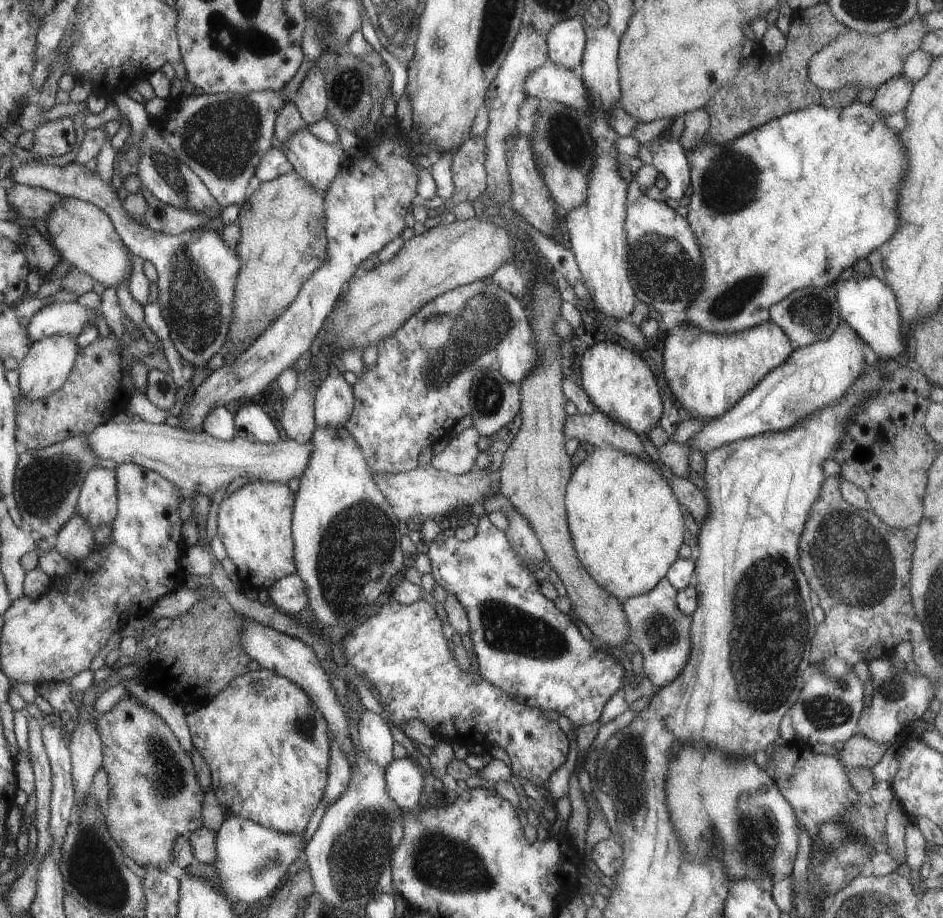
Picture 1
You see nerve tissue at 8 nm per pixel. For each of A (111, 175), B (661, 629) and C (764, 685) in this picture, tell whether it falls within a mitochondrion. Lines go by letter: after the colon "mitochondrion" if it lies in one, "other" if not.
A: other
B: mitochondrion
C: mitochondrion

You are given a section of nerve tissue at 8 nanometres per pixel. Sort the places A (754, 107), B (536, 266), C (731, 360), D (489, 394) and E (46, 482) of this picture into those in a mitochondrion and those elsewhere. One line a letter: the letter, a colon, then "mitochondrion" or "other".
A: other
B: other
C: other
D: mitochondrion
E: mitochondrion

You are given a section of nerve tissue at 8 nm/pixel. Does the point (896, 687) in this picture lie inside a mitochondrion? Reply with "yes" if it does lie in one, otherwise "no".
yes

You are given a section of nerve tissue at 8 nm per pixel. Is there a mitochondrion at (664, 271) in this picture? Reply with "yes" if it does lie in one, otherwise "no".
yes

